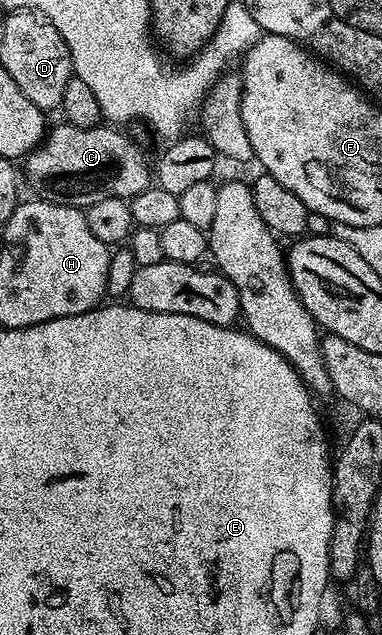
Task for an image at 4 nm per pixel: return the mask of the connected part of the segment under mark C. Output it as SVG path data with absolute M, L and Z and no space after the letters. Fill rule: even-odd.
M60 121L45 134L44 142L29 151L23 160L28 183L40 191L41 200L86 209L102 197L131 201L150 186L150 163L115 126L79 127Z

